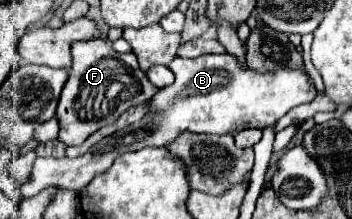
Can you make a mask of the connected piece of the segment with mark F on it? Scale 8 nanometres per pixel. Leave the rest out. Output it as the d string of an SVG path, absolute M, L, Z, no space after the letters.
M95 37L89 41L73 43L73 65L69 79L61 91L57 119L59 119L59 141L65 145L81 145L89 135L101 127L115 123L121 113L129 107L149 101L159 89L149 83L147 75L139 69L133 53L117 53L111 41Z

